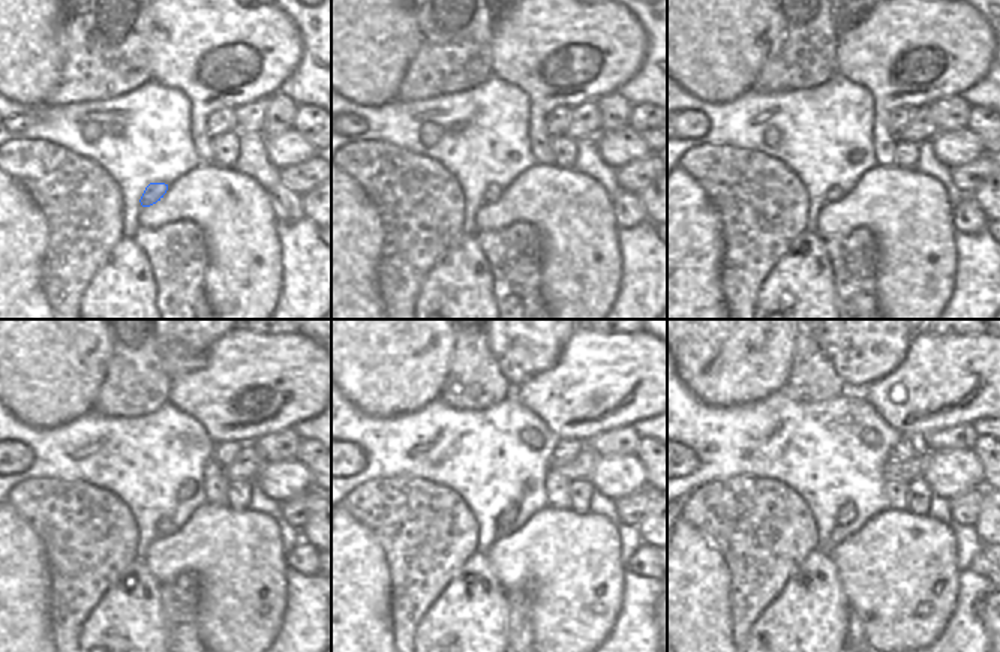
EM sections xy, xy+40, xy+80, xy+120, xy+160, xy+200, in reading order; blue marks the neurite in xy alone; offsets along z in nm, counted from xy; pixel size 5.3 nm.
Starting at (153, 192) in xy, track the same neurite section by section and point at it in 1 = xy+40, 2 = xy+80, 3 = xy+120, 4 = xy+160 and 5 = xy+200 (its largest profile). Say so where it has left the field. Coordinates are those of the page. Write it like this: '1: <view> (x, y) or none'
1: xy+40 (492, 194)
2: xy+80 (835, 192)
3: xy+120 (164, 526)
4: xy+160 (507, 516)
5: xy+200 (847, 513)

